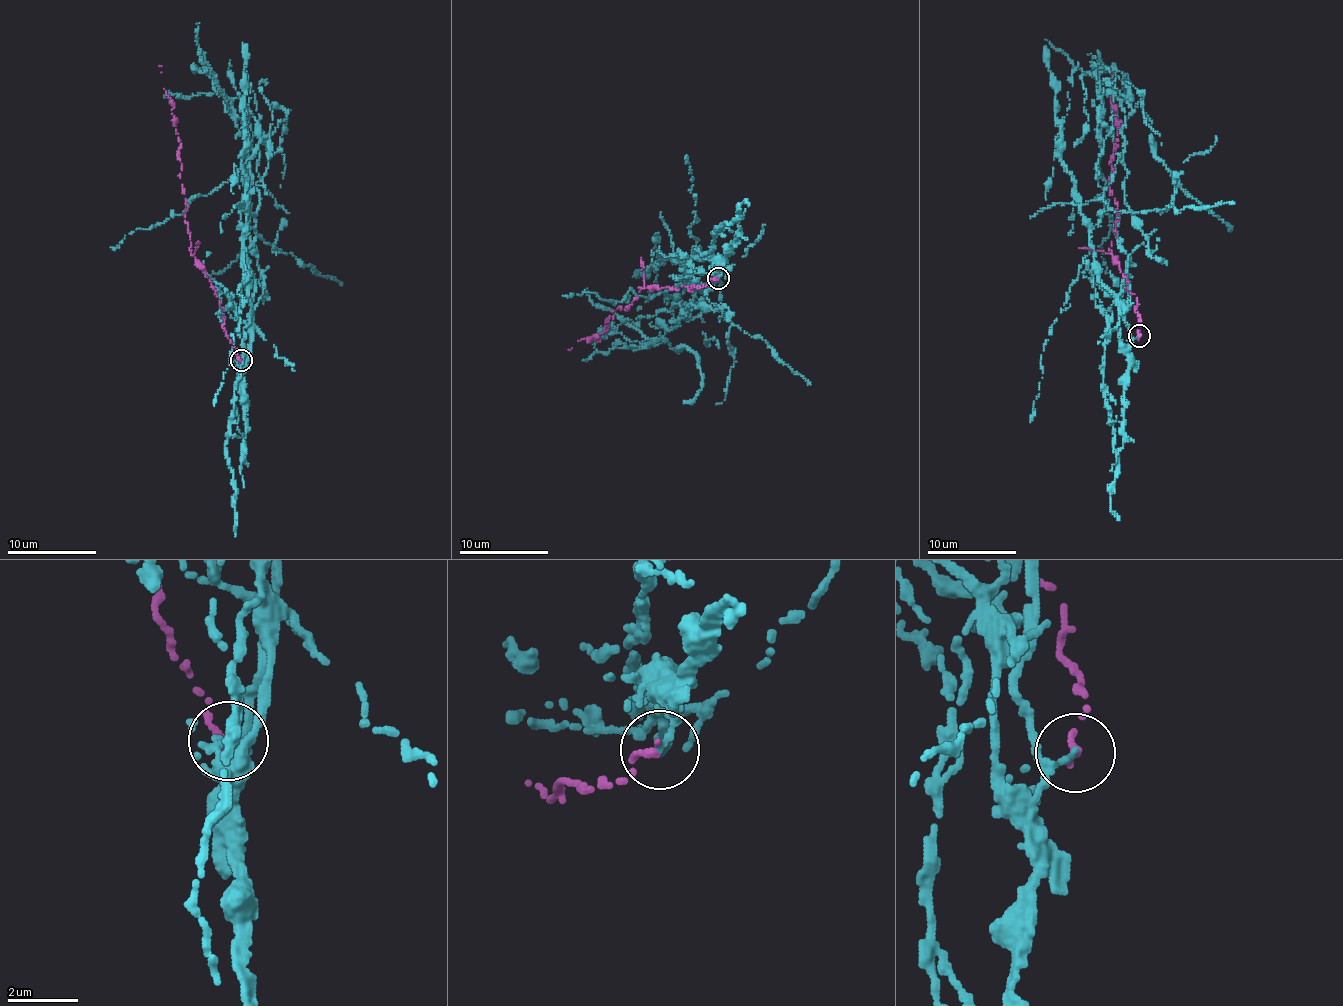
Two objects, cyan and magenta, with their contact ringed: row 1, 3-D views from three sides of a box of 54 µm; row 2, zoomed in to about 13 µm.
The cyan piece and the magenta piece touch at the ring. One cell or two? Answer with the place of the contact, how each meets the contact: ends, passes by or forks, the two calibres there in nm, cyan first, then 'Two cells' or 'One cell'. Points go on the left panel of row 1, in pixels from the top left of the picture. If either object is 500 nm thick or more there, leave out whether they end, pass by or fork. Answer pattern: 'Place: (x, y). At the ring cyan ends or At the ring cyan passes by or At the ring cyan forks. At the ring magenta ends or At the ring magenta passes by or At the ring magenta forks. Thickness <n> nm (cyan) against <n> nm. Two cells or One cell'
Place: (241, 360). At the ring cyan ends. At the ring magenta ends. Thickness 190 nm (cyan) against 240 nm. Two cells

